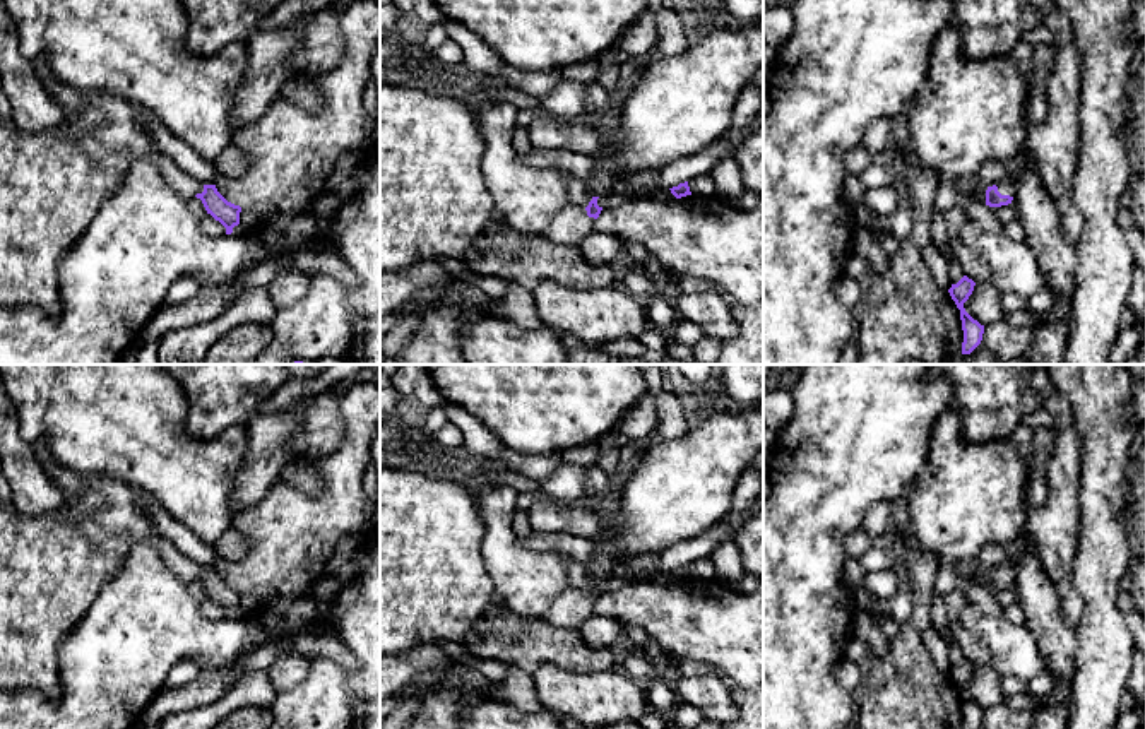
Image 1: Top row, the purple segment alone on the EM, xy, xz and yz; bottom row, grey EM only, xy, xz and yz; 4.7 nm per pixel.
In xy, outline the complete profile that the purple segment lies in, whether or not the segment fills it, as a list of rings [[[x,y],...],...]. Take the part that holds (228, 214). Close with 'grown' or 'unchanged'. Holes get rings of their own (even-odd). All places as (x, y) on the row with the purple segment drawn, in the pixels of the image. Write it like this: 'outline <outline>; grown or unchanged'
outline [[[44,58],[33,60],[44,89],[70,115],[58,128],[24,132],[0,120],[0,306],[38,306],[56,317],[62,310],[58,262],[82,236],[130,163],[151,156],[168,185],[187,200],[202,200],[207,214],[226,228],[240,224],[241,207],[228,202],[216,185],[202,185],[156,151],[137,122],[137,106],[118,92],[79,91],[58,80]]]; grown

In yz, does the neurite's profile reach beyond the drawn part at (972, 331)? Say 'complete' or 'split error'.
complete

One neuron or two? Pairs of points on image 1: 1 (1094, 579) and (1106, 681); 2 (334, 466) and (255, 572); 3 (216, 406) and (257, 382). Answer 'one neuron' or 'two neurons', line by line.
1: one neuron
2: one neuron
3: one neuron

